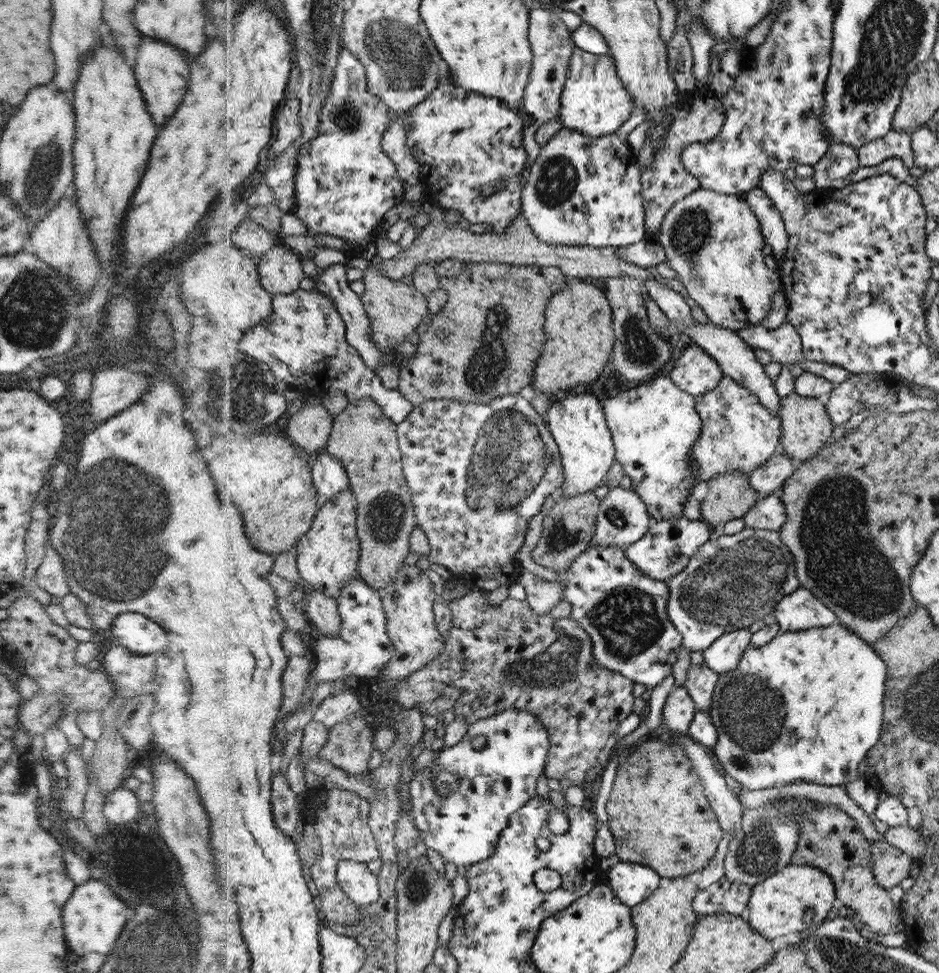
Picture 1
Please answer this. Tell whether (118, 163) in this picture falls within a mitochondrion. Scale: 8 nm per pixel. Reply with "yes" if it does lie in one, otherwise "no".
no

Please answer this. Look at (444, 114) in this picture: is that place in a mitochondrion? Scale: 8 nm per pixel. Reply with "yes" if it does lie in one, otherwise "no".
no

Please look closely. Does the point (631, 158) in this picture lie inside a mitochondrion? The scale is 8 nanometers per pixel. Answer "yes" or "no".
no

